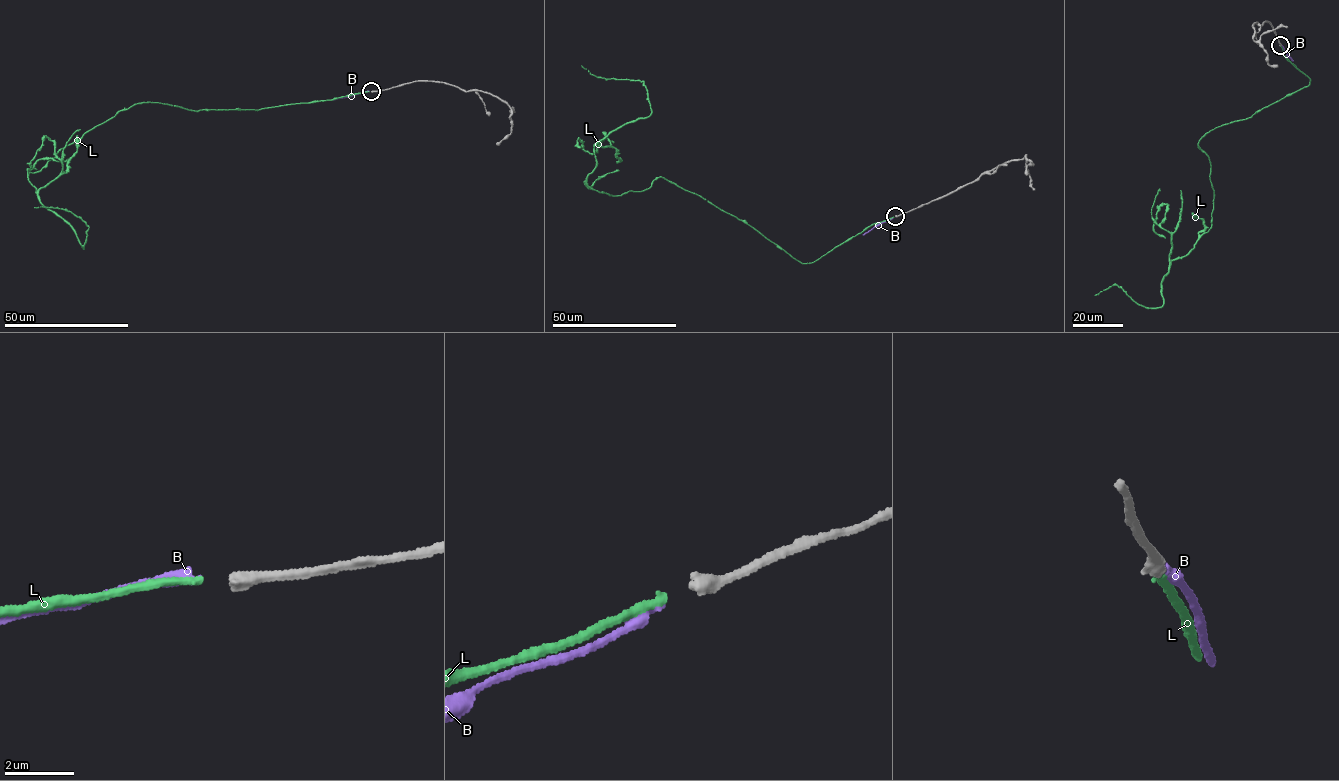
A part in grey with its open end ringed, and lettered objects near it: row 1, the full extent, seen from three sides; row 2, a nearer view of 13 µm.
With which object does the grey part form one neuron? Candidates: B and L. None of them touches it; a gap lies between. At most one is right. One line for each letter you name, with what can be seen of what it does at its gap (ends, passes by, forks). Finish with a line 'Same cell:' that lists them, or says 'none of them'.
L: it ends there
Same cell: L

